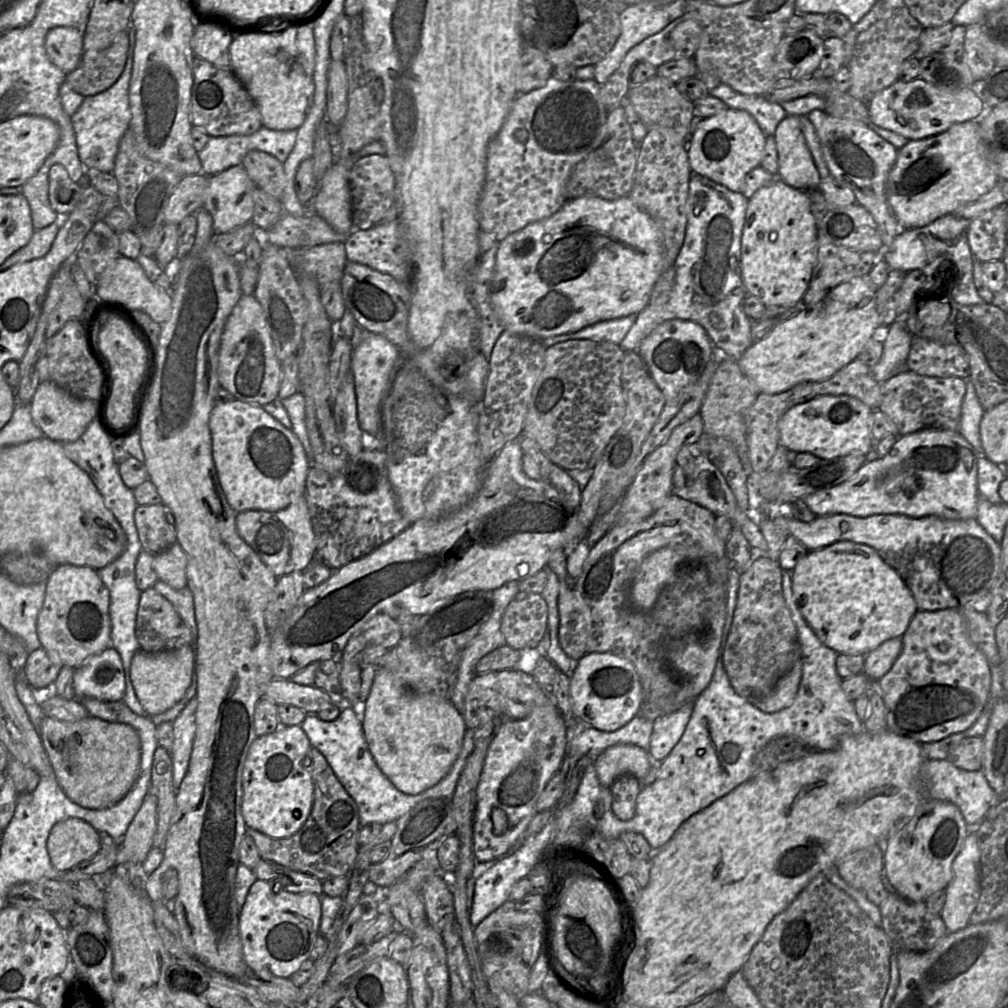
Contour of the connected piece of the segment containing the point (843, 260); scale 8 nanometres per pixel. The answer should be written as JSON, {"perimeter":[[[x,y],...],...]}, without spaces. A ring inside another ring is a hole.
{"perimeter":[[[817,231],[817,259],[803,297],[805,308],[819,305],[839,284],[856,277],[867,277],[874,266],[875,255],[874,252],[857,252],[836,246],[823,232]]]}

